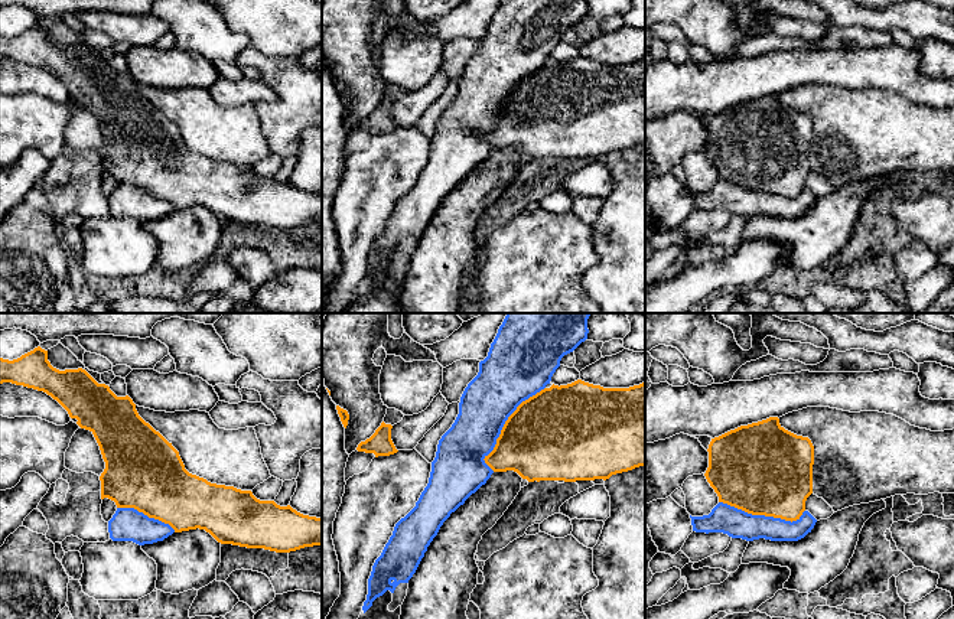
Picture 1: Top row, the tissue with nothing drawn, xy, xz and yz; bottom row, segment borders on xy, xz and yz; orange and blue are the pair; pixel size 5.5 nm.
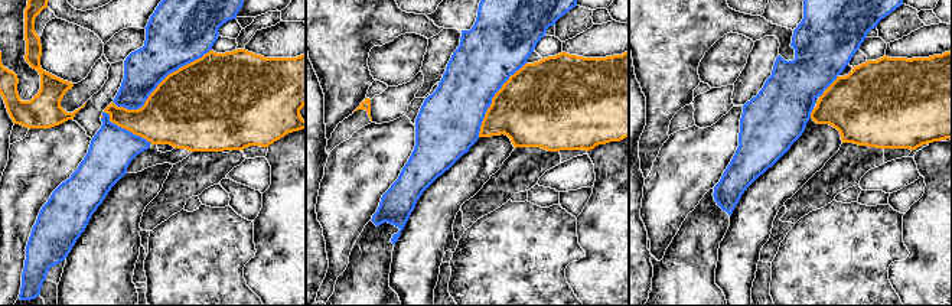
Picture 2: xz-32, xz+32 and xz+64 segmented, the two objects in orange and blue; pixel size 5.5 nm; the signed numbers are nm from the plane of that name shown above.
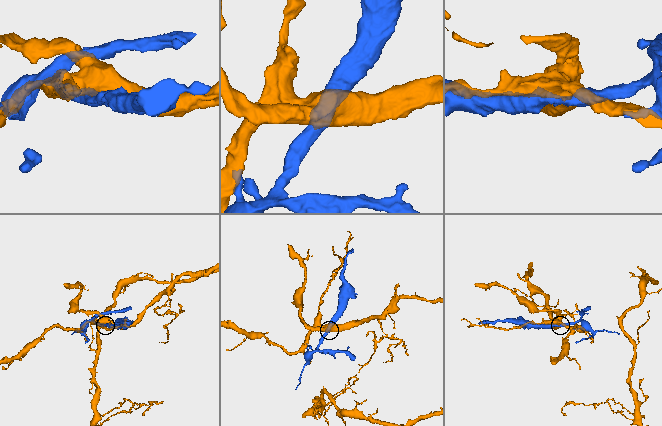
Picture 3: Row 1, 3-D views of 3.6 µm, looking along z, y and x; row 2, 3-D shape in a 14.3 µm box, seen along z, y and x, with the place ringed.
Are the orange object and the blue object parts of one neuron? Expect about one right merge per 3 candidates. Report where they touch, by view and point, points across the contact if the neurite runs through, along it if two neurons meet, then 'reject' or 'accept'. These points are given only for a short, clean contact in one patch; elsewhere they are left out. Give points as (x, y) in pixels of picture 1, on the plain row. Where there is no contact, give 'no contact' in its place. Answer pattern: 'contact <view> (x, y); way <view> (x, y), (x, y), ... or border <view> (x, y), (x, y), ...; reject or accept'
contact xz (504, 103); reject

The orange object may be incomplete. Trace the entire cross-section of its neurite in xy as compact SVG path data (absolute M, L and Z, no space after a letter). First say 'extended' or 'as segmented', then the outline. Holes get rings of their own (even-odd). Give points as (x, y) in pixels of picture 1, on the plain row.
as segmented | M40 23L9 38L0 35L0 61L12 59L43 68L89 107L102 131L105 146L100 153L101 176L108 175L117 185L134 185L149 195L169 201L175 209L205 206L221 221L290 229L322 222L322 195L297 189L290 182L260 177L251 167L211 160L189 150L179 128L137 89L133 76L117 74L108 62L98 61L85 46L59 48L48 38Z

